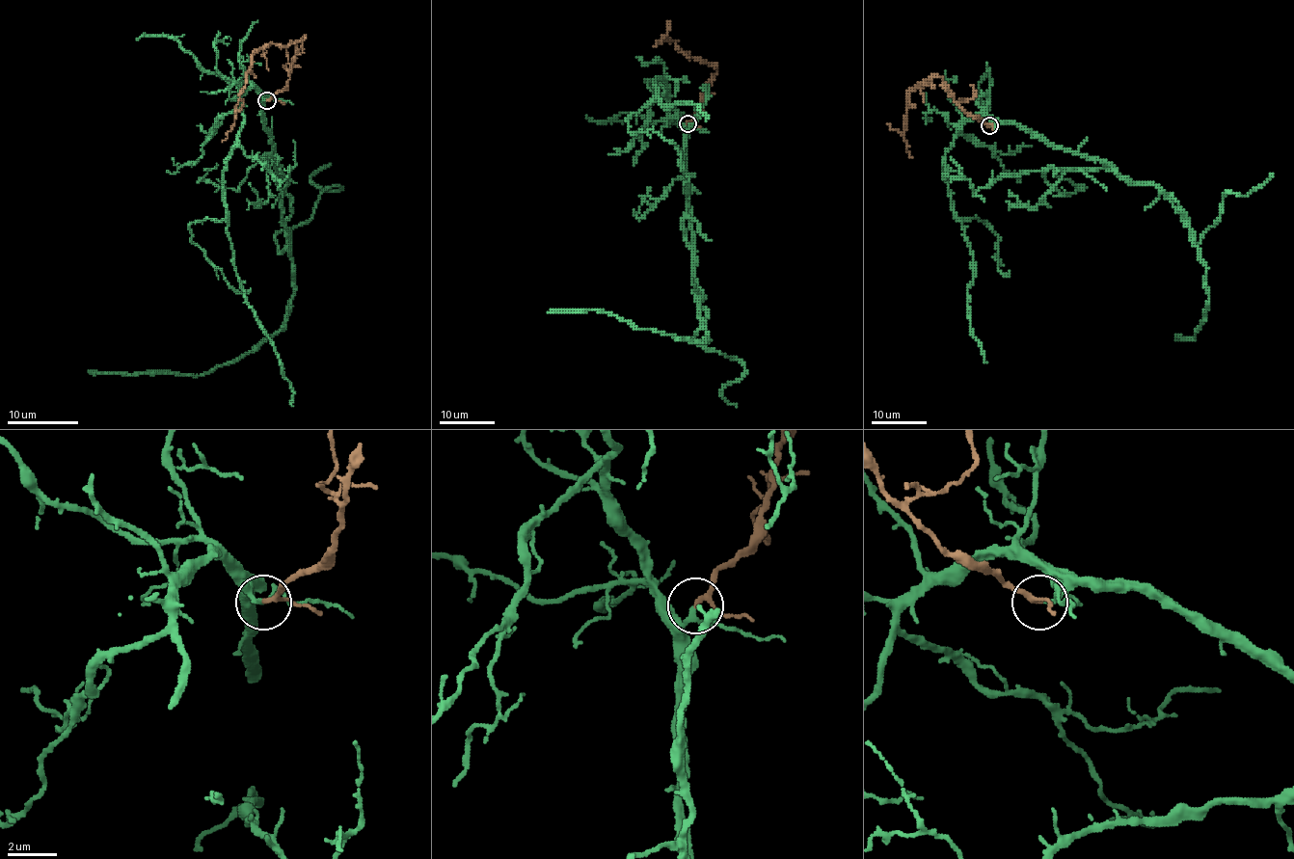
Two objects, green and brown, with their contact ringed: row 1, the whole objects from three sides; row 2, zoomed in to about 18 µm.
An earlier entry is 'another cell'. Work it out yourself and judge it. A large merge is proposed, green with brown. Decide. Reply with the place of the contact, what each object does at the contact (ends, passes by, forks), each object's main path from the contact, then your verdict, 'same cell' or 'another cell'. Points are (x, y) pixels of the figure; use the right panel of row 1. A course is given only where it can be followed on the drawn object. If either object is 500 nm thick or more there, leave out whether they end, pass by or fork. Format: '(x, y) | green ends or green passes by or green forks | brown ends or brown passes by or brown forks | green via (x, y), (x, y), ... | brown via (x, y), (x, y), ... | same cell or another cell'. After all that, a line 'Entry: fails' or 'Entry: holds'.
(989, 125) | green passes by | brown passes by | green via (990, 125), (1015, 121), (1168, 195), (1205, 266), (1208, 296), (1196, 336), (1177, 335) | brown via (989, 125), (971, 116), (939, 76), (930, 76), (910, 90), (907, 102), (903, 140), (912, 158) | same cell
Entry: fails

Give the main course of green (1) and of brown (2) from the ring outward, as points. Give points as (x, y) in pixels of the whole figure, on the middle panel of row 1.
1: (687, 124), (685, 181), (694, 294), (708, 339), (680, 341), (638, 330), (604, 311), (549, 311)
2: (687, 123), (701, 105), (717, 65), (689, 58), (675, 41), (662, 37), (653, 46)

